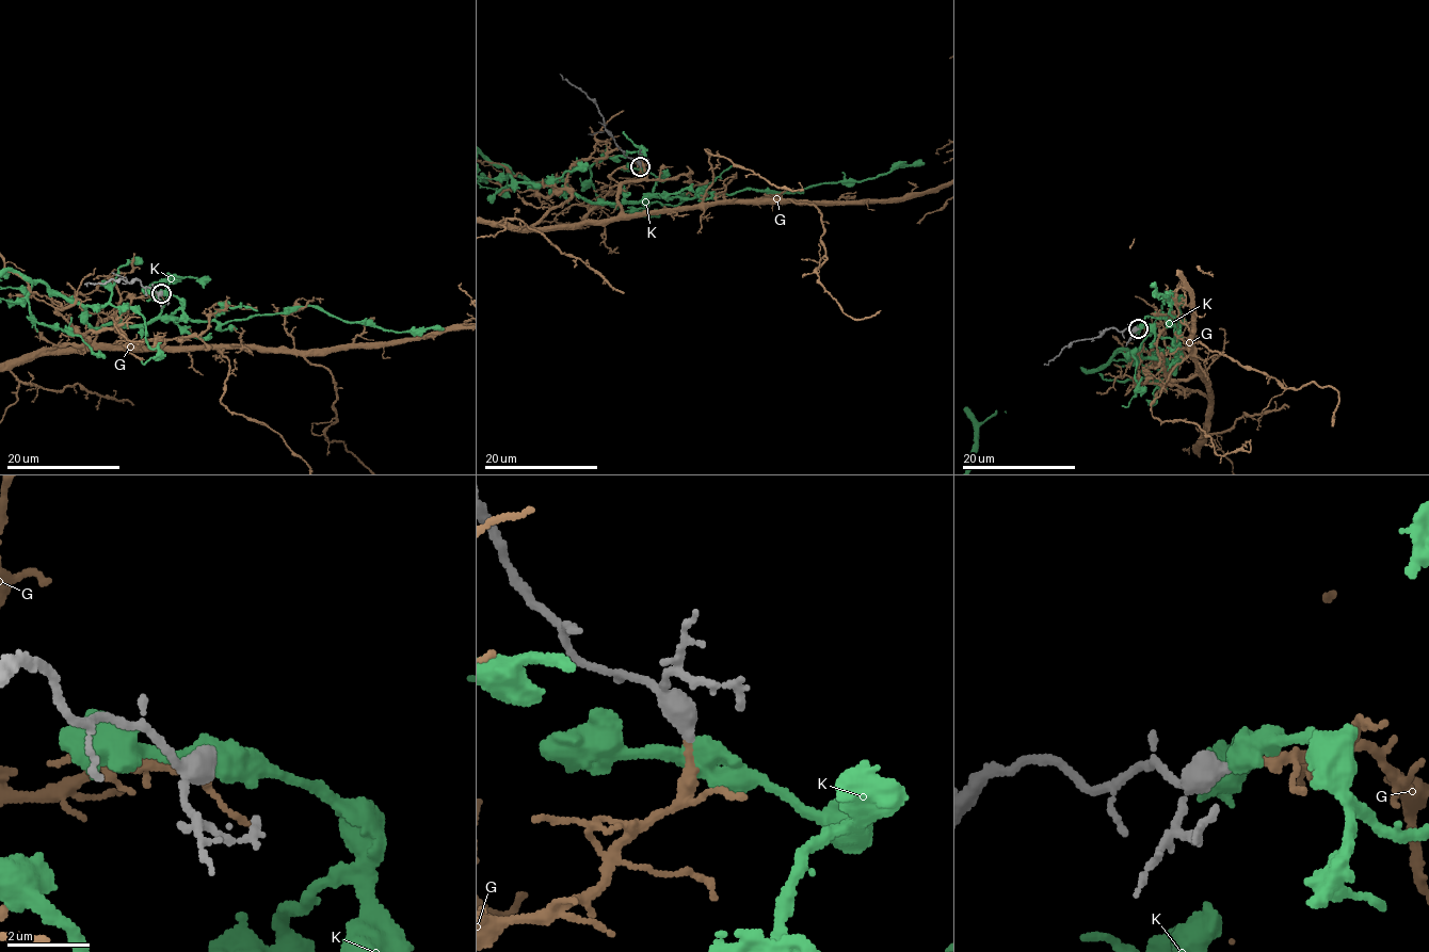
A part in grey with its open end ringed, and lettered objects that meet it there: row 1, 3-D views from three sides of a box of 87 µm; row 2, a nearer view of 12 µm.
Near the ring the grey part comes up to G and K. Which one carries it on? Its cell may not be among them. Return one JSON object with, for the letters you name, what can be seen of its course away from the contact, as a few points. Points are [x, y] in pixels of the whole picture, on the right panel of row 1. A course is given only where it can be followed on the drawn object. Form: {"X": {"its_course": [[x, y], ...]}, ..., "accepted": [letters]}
{"accepted": ["G"]}

